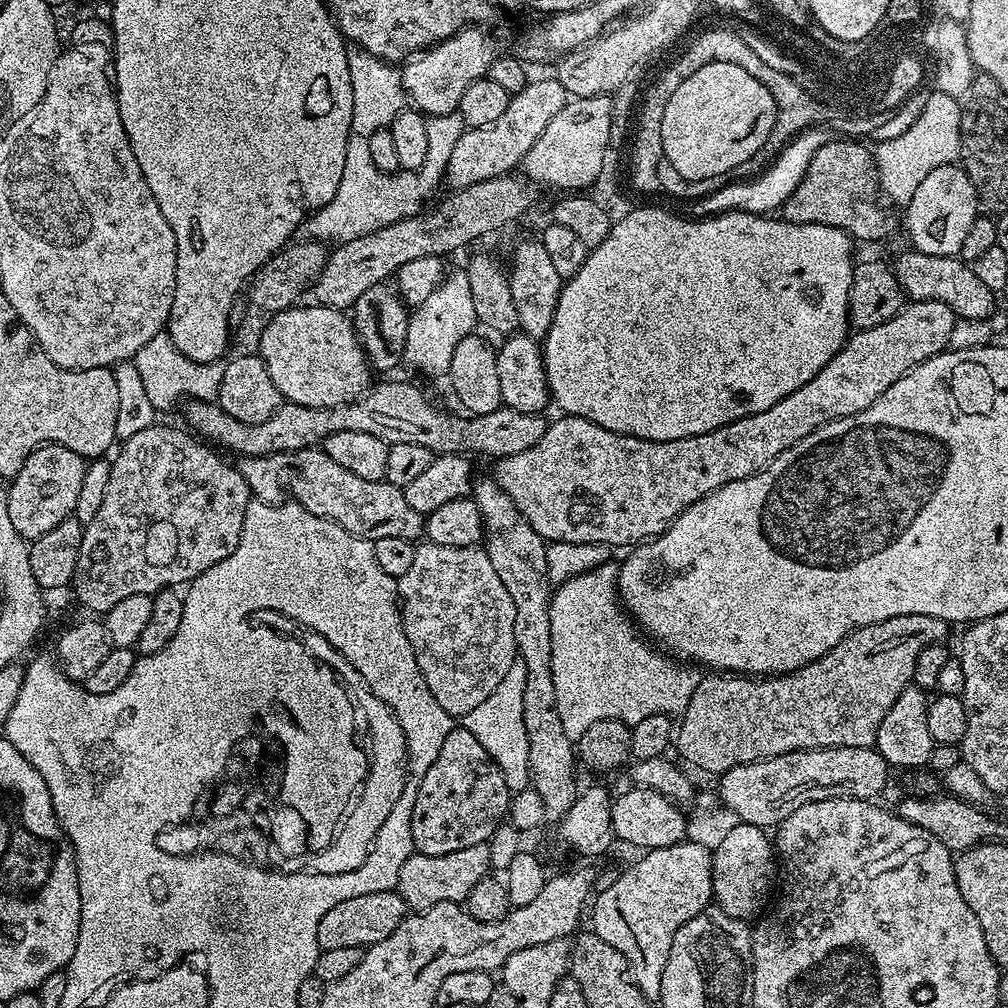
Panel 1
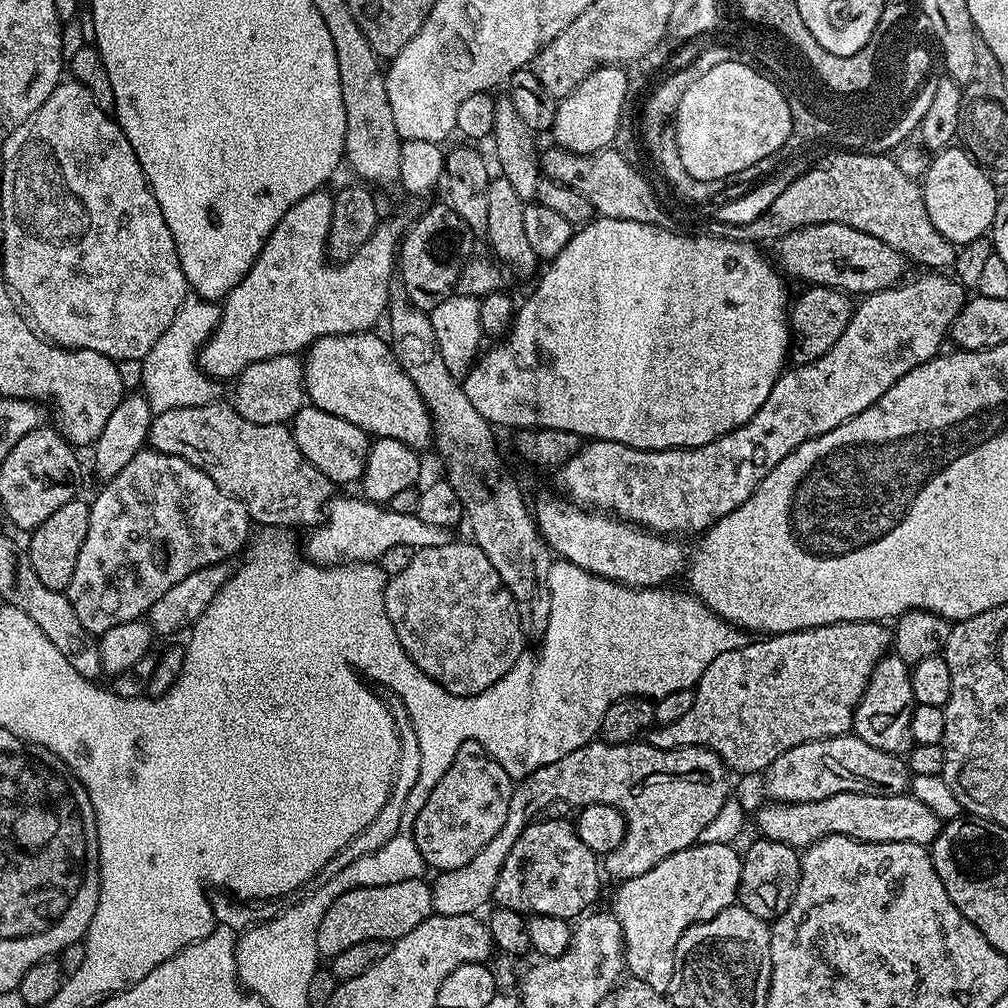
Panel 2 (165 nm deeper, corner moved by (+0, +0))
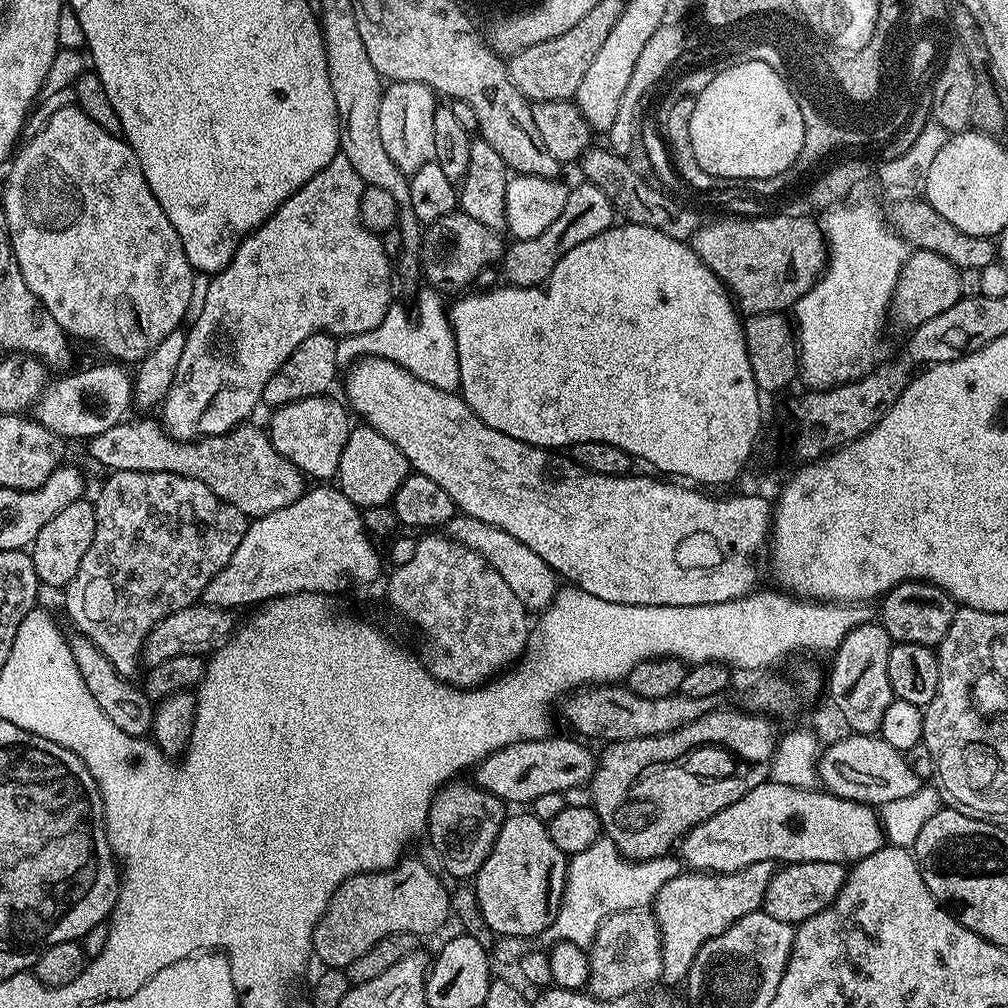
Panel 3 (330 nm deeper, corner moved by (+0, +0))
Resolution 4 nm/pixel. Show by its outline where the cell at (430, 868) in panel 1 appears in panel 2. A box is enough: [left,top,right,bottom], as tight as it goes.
[431,814,534,916]

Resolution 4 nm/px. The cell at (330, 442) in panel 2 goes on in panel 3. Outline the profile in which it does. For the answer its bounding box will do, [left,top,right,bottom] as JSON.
[266,394,350,482]

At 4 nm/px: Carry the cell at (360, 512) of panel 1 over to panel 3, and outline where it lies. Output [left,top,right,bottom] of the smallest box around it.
[87,420,306,519]

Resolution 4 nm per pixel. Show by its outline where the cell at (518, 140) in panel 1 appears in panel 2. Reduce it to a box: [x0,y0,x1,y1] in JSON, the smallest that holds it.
[199,190,402,382]

